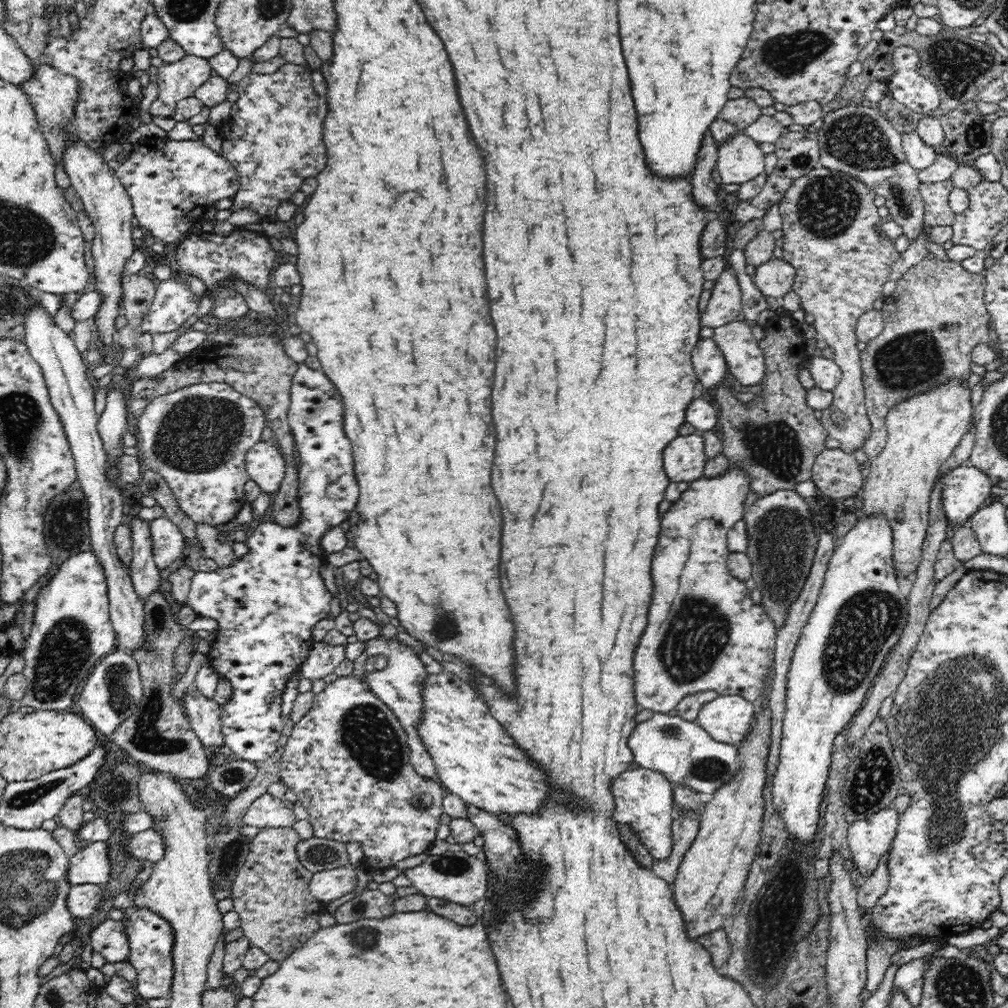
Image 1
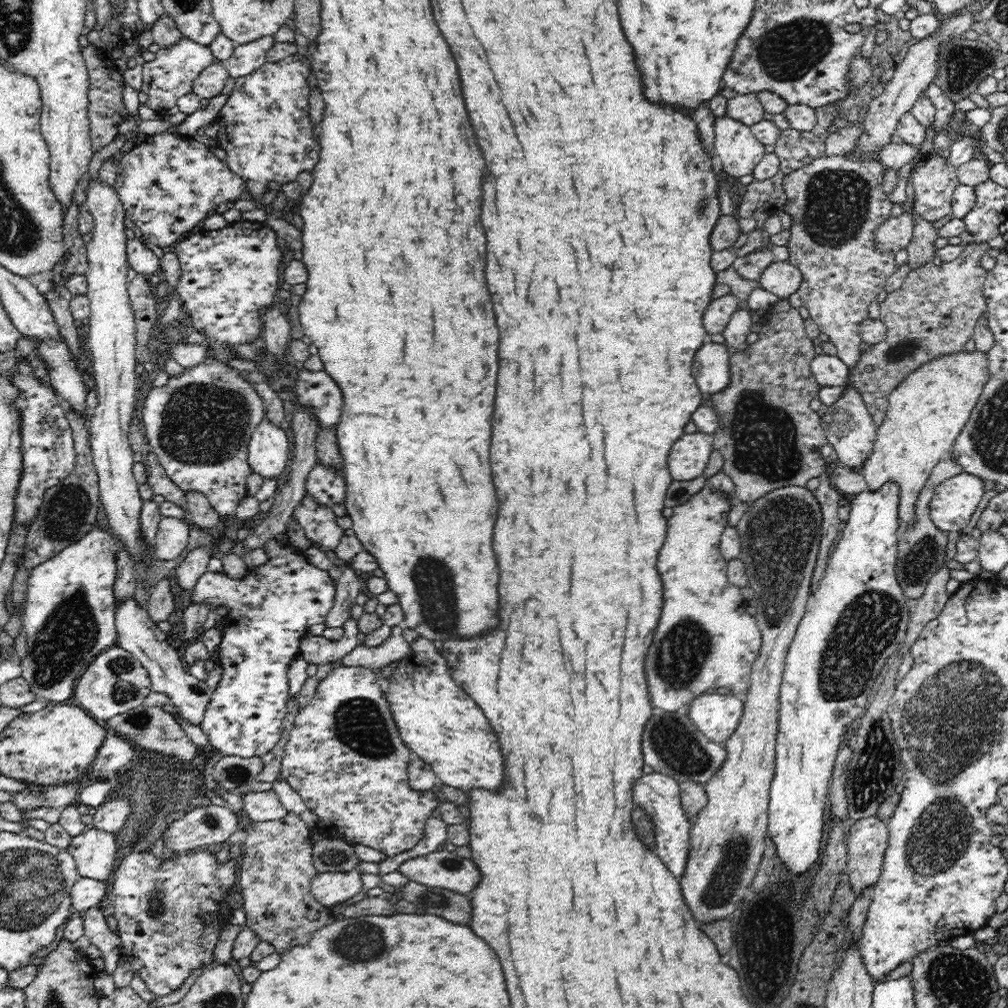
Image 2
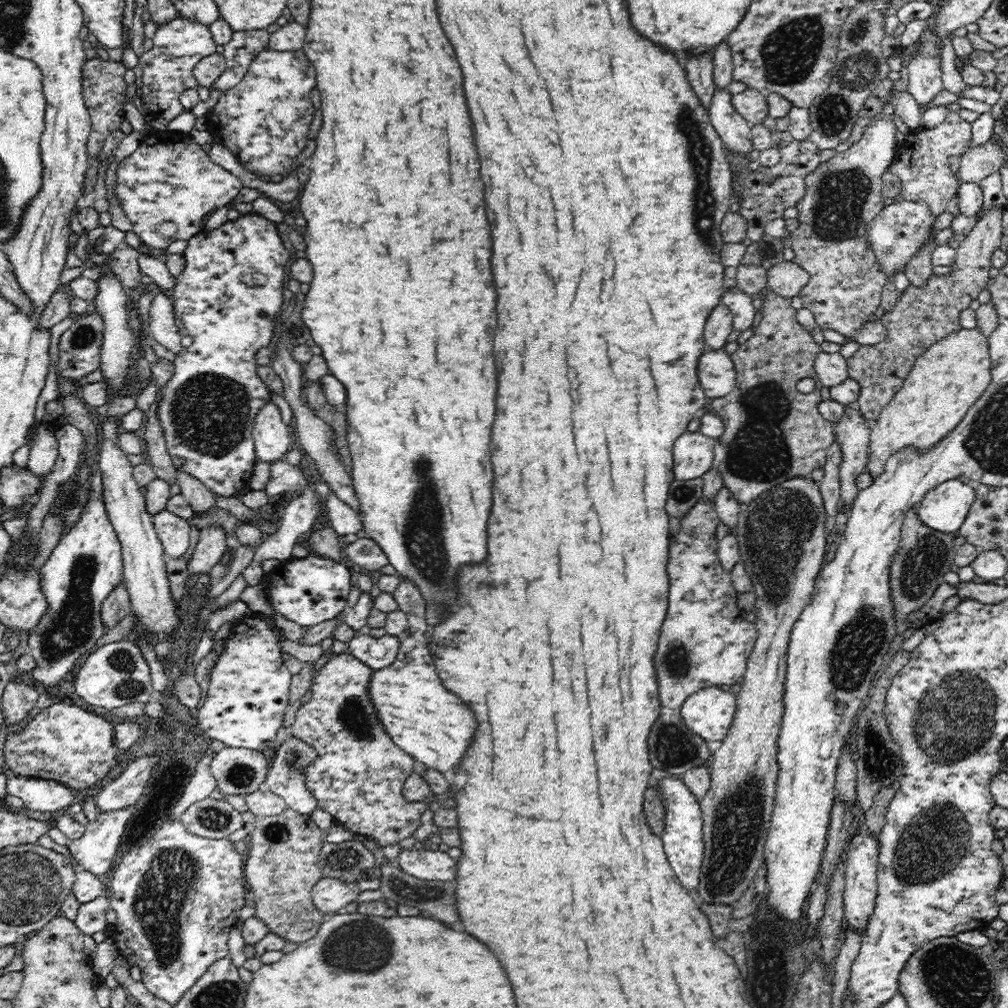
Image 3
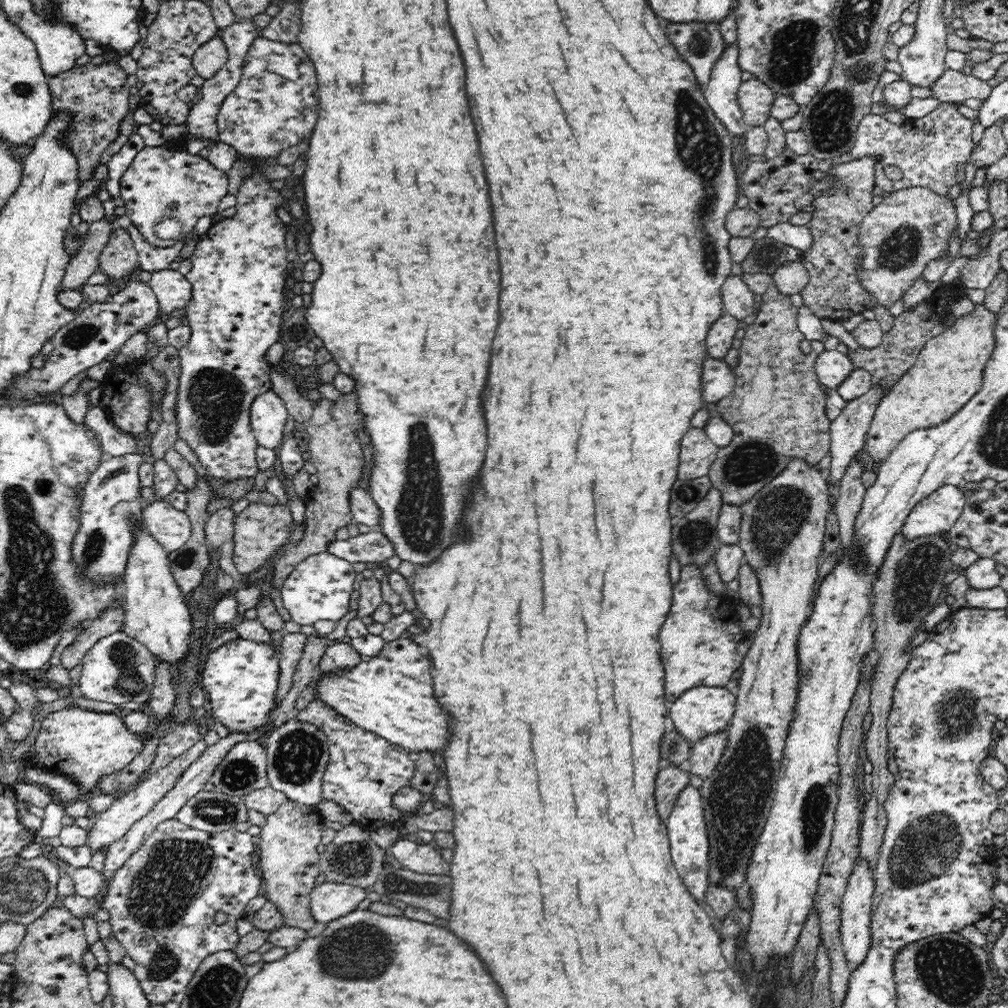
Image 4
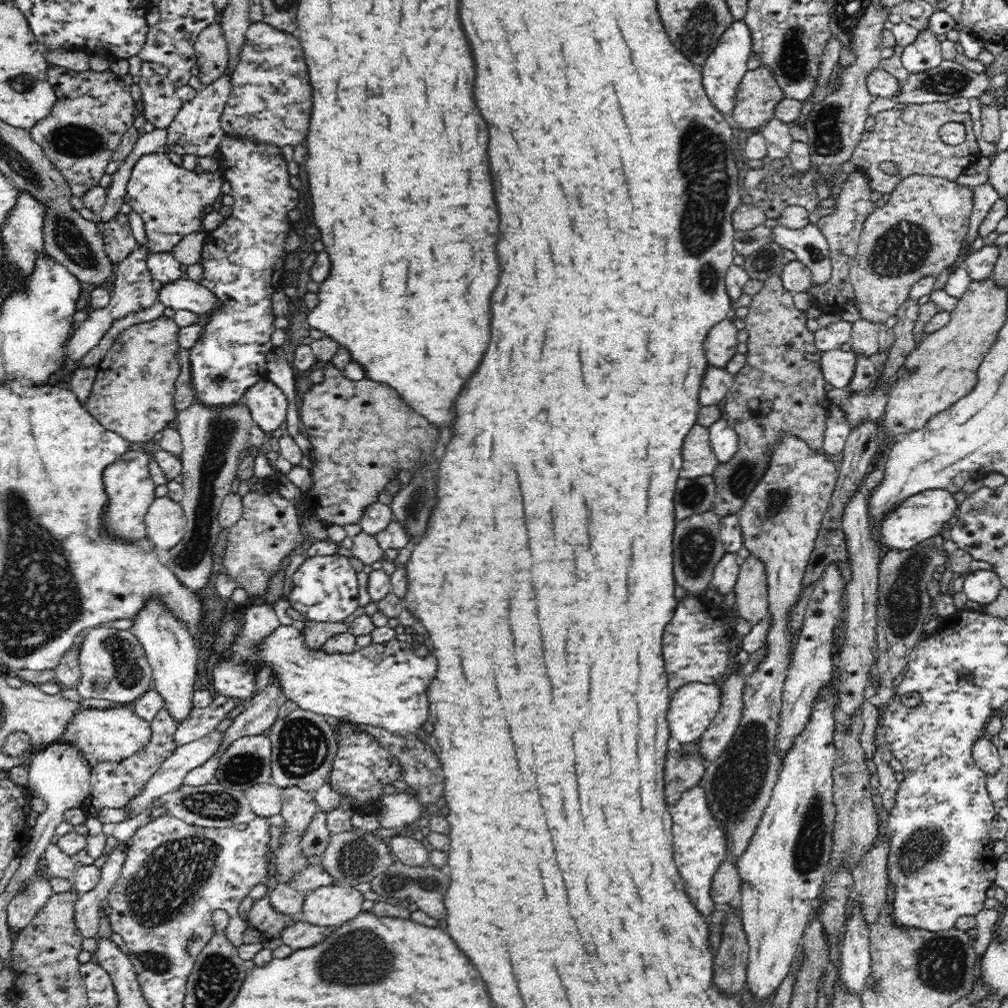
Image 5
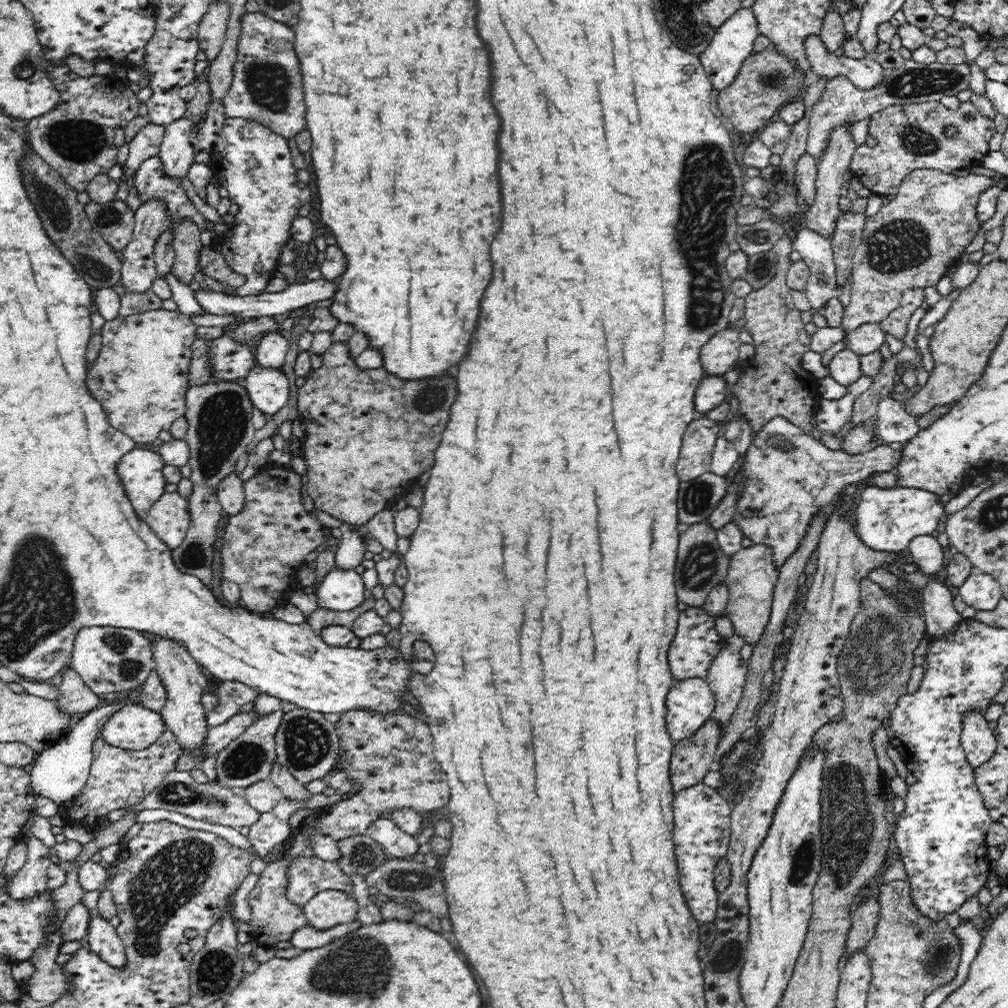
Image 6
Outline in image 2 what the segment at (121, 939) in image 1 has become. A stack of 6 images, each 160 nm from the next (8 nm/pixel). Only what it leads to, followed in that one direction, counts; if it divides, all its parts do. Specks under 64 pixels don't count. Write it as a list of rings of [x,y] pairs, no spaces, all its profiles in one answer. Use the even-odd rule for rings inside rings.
[[[99,906],[89,908],[85,912],[84,935],[88,937],[90,944],[94,944],[99,950],[105,962],[103,969],[108,974],[116,970],[118,960],[124,957],[124,948],[118,933],[110,930]]]

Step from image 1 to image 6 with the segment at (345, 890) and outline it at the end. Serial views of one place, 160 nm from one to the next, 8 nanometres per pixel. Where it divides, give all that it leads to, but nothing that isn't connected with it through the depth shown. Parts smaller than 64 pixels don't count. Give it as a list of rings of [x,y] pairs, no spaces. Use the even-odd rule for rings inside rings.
[[[325,890],[318,892],[301,906],[307,924],[316,929],[330,929],[357,919],[358,903],[350,892]]]

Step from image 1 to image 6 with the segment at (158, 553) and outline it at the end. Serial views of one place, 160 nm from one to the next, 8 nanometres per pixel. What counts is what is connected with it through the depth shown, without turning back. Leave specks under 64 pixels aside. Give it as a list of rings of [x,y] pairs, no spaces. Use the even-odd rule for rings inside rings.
[[[176,491],[164,493],[150,507],[144,521],[166,547],[178,548],[186,536],[190,522],[187,498]]]

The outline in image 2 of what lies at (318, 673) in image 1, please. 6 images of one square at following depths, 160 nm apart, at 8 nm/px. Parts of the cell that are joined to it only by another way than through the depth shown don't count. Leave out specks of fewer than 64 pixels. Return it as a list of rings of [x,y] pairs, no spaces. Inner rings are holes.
[[[348,619],[343,626],[344,634],[338,640],[330,640],[324,636],[306,634],[301,638],[299,657],[308,665],[332,665],[344,659],[348,653],[357,648],[358,627],[356,620]]]

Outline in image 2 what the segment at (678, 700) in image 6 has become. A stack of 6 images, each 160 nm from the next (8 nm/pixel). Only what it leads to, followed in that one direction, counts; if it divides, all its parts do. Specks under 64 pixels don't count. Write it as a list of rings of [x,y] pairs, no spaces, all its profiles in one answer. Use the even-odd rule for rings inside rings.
[[[702,693],[690,703],[689,718],[710,740],[724,744],[744,716],[744,698],[732,694]]]

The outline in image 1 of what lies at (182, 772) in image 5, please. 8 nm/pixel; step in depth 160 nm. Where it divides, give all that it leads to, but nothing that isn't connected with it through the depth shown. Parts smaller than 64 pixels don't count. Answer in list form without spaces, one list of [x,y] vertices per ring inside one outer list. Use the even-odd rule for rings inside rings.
[[[104,842],[85,845],[75,856],[69,858],[66,870],[68,886],[106,885],[110,878],[110,859],[108,858],[110,858],[108,845]]]

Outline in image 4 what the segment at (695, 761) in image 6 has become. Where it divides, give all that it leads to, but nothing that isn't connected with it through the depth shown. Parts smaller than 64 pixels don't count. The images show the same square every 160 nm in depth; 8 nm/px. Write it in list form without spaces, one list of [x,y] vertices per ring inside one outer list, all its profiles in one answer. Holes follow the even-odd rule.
[[[672,765],[662,766],[657,774],[654,801],[656,801],[656,813],[664,823],[672,812],[680,791],[689,786],[689,773],[681,767]]]

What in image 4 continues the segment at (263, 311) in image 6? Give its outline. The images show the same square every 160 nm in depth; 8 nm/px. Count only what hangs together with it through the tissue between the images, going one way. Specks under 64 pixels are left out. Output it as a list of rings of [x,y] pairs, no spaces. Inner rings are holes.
[[[164,268],[151,273],[151,279],[147,282],[159,303],[159,317],[179,314],[190,299],[190,283],[184,275],[177,270]]]

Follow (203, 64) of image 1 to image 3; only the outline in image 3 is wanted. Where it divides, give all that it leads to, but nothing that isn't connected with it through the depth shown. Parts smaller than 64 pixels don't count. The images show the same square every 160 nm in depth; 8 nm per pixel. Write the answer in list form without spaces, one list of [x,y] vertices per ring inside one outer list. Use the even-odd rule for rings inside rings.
[[[180,16],[156,29],[153,48],[145,52],[138,63],[138,69],[143,72],[140,74],[142,81],[140,98],[144,100],[152,116],[171,121],[186,110],[179,101],[179,96],[185,90],[197,88],[194,67],[200,60],[216,53],[216,46],[206,25]]]

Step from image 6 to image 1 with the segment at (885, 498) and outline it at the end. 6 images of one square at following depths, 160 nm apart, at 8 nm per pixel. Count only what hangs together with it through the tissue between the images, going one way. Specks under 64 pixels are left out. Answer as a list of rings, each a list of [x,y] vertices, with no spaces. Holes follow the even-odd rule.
[[[967,463],[943,479],[942,504],[949,524],[966,525],[970,516],[992,496],[994,481],[982,469]]]

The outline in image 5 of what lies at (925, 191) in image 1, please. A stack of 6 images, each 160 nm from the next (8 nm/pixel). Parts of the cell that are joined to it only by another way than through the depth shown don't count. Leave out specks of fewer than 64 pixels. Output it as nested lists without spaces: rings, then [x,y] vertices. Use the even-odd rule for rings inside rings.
[[[931,102],[928,104],[913,104],[906,110],[880,111],[875,115],[874,132],[862,134],[862,142],[856,145],[851,160],[856,168],[864,171],[870,180],[871,190],[882,195],[891,194],[900,182],[908,176],[934,176],[950,182],[965,172],[965,169],[980,164],[982,153],[972,130],[973,118],[969,112],[958,113],[950,109],[946,102]],[[947,122],[959,122],[964,125],[966,136],[964,142],[952,146],[946,144],[939,135],[939,130]],[[880,162],[896,162],[900,174],[888,176],[880,170]]]

